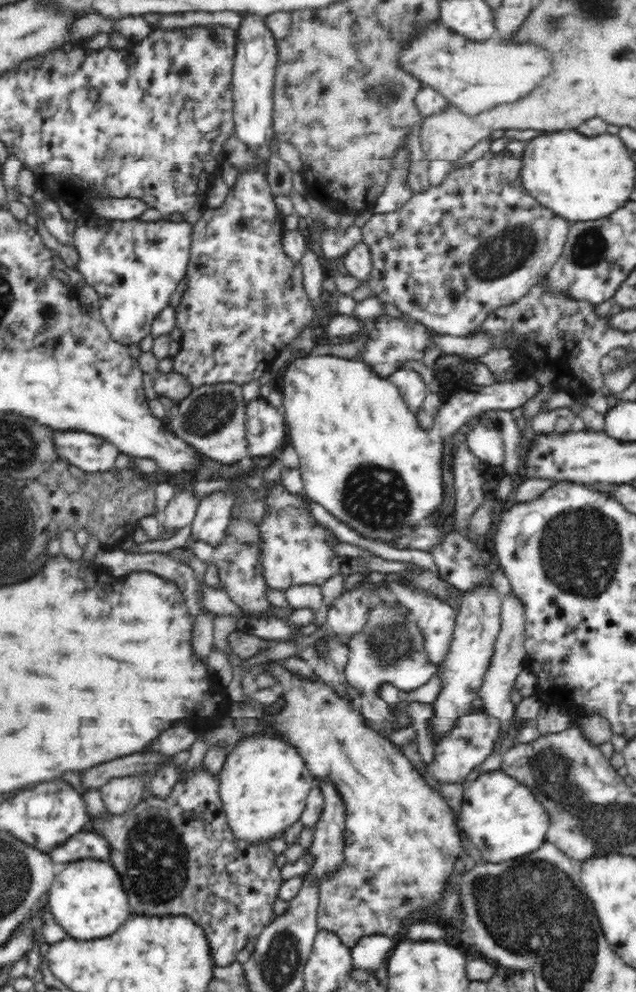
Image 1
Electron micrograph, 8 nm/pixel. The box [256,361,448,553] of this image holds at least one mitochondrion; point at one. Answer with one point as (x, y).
(376, 496)

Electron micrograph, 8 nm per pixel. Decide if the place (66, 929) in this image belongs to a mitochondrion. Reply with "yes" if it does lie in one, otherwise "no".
no

